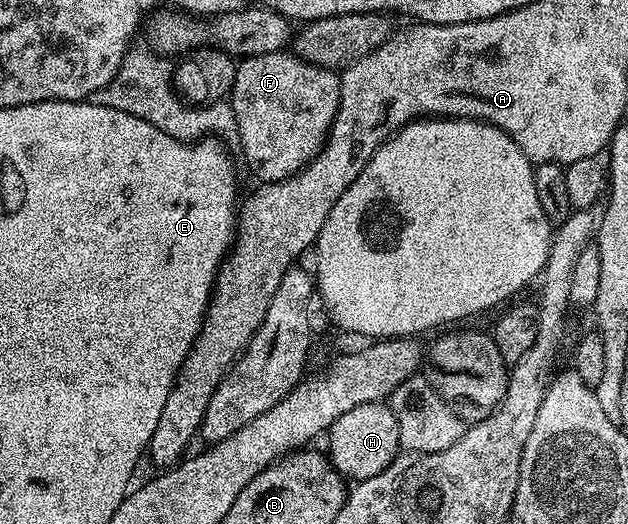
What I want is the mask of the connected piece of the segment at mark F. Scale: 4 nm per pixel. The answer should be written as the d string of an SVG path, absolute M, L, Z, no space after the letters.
M269 52L261 56L249 56L236 65L229 104L235 113L235 130L243 145L243 154L255 174L263 182L279 182L291 174L303 170L323 151L327 133L331 131L339 107L340 75L333 70L309 64L294 52Z

